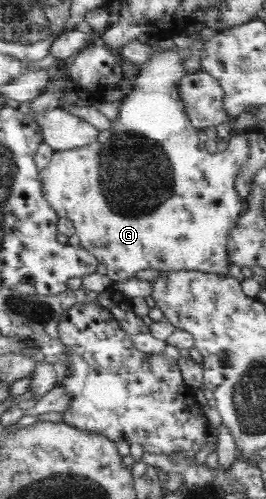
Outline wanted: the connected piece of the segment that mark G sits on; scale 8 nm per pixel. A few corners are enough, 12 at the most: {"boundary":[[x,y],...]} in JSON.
{"boundary":[[167,40],[44,198],[113,283],[227,275],[248,140],[199,149]]}

